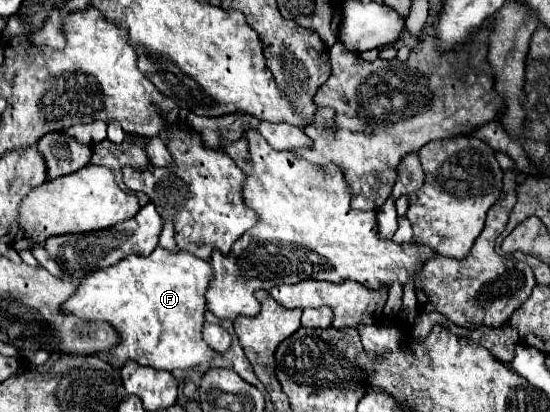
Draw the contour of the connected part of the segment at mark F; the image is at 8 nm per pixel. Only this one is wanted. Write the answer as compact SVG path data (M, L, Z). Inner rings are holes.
M161 245L149 257L129 255L121 263L85 277L63 311L87 321L109 321L121 335L121 343L105 353L107 361L121 367L133 359L153 369L193 369L215 363L215 351L201 339L205 293L213 279L213 267L191 253L169 253Z

